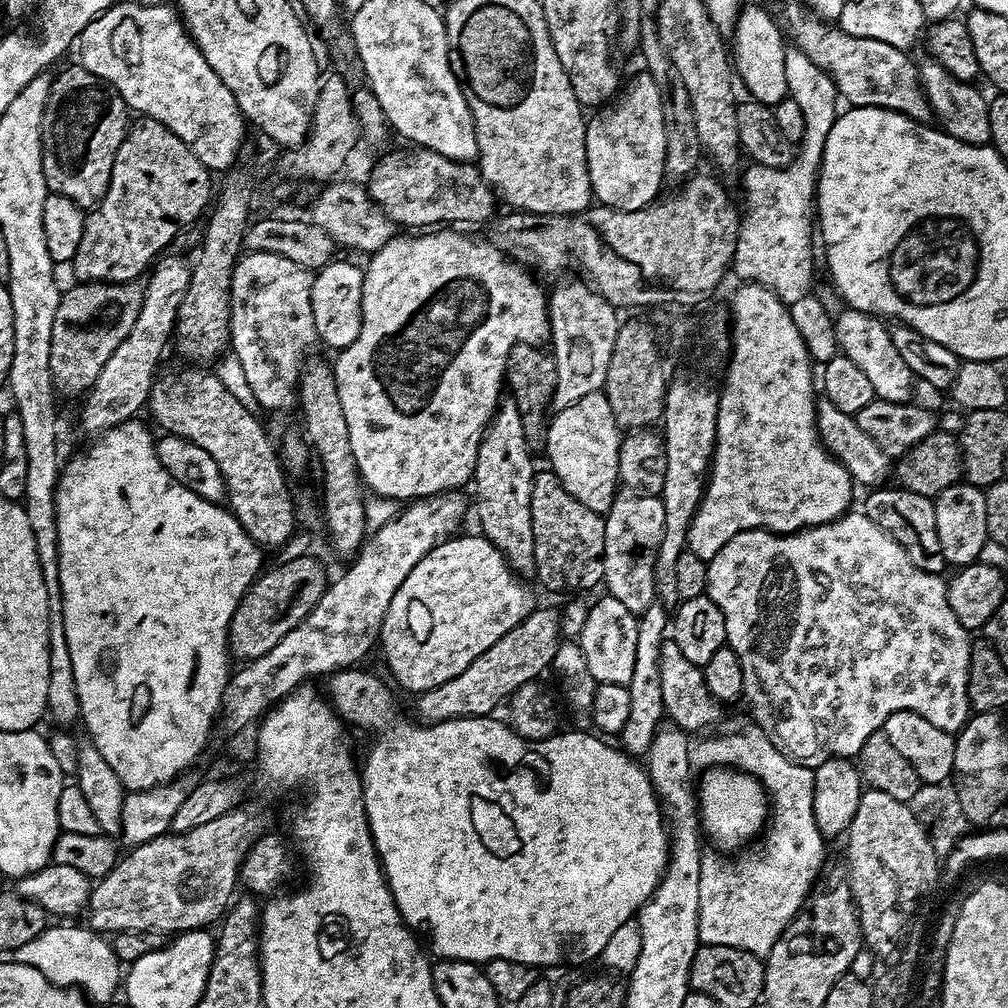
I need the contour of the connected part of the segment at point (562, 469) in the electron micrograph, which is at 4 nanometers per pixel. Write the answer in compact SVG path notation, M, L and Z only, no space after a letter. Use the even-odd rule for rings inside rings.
M603 391L586 394L586 398L578 398L574 406L566 406L566 410L555 413L546 424L546 444L548 440L548 460L552 463L551 471L575 500L582 502L582 506L601 514L611 510L612 501L618 492L620 475L618 454L621 439L622 430L616 425L616 419L610 410L610 402L604 397Z

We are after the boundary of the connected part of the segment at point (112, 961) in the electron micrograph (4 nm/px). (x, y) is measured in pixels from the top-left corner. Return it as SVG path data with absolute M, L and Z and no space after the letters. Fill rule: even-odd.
M49 925L38 938L13 949L15 963L34 966L55 987L78 986L93 1002L106 1003L119 991L122 964L113 952L111 943L101 934L80 926Z

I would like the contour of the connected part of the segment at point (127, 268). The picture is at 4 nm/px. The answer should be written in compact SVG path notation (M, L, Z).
M140 118L137 121L137 124L135 121L129 127L122 146L118 146L118 154L112 167L106 194L84 217L82 239L78 242L78 254L74 254L74 258L70 261L70 268L76 275L77 281L110 284L139 281L149 271L153 261L165 251L163 248L183 228L190 227L200 215L201 217L205 215L213 199L213 173L193 154L190 146L186 146L186 142L178 138L178 134L162 126L162 122L147 118Z

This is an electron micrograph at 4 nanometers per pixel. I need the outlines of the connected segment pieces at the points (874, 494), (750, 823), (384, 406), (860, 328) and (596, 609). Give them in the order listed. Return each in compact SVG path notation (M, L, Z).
M880 486L867 493L862 504L862 511L886 534L890 534L910 554L910 558L918 567L927 572L943 573L946 568L946 561L940 553L938 542L938 522L934 522L934 510L936 509L933 497L914 494L908 488L899 486Z
M710 768L703 776L704 781L701 779L698 784L698 799L702 828L707 839L709 836L720 850L739 849L755 841L770 820L770 801L763 784L756 777L735 768Z
M428 230L423 234L396 234L392 239L386 242L378 251L371 253L367 257L368 264L364 268L364 281L362 282L362 326L358 330L358 338L350 342L350 346L339 349L335 353L334 371L336 374L336 389L338 390L338 399L342 402L342 415L346 417L346 430L350 434L350 450L352 451L353 462L356 464L356 470L359 473L361 481L373 488L375 495L380 498L387 498L393 502L412 502L417 498L427 498L430 496L439 496L442 492L451 492L453 490L463 489L464 483L472 480L472 472L476 468L476 459L478 458L478 446L482 442L485 430L488 429L488 423L492 421L492 415L496 413L497 407L502 399L502 385L505 383L504 367L506 358L510 350L514 350L516 344L539 344L543 345L549 339L548 330L548 296L546 292L540 289L540 284L531 276L529 269L525 265L509 258L501 249L497 248L491 239L483 240L480 236L467 236L464 230Z
M844 310L841 316L835 317L836 347L854 366L859 366L870 378L870 386L874 386L877 397L890 402L909 403L913 399L914 377L910 366L902 362L902 354L898 354L892 341L889 325L879 316L871 312L854 312Z
M607 594L601 596L597 604L589 607L578 643L586 658L586 666L590 666L590 674L594 674L599 683L628 685L634 674L634 653L638 650L638 616L626 610L618 598Z

